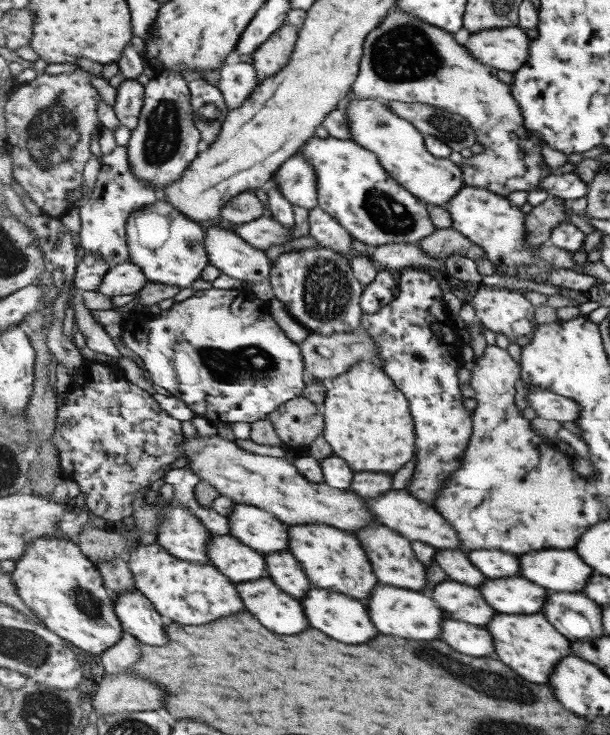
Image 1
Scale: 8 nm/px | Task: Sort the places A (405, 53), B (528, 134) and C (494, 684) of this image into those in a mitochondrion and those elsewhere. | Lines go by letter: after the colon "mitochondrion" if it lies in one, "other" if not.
A: mitochondrion
B: other
C: mitochondrion

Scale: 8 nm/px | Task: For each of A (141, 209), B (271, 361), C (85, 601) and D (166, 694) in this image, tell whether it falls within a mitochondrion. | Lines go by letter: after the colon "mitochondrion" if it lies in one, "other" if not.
A: other
B: mitochondrion
C: mitochondrion
D: other

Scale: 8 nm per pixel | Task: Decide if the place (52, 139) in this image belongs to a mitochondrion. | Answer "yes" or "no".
yes

